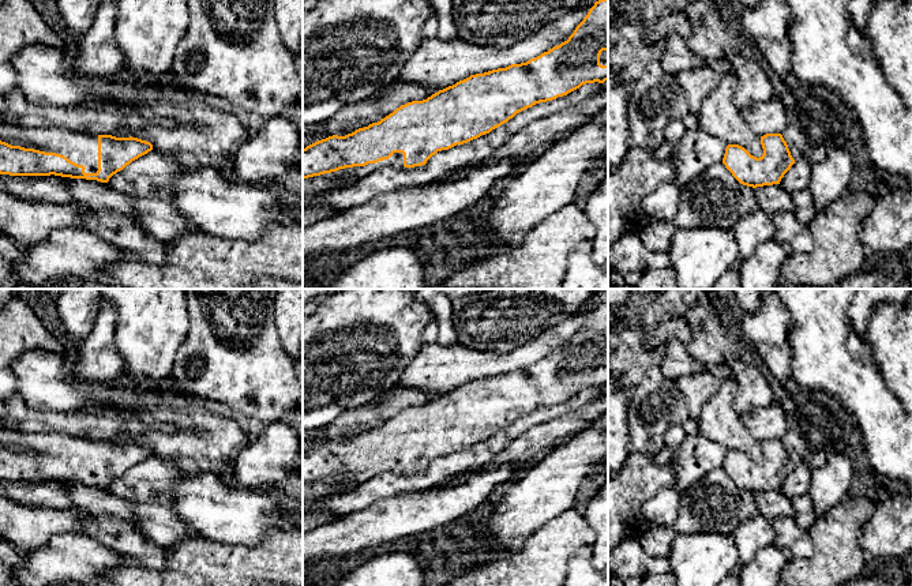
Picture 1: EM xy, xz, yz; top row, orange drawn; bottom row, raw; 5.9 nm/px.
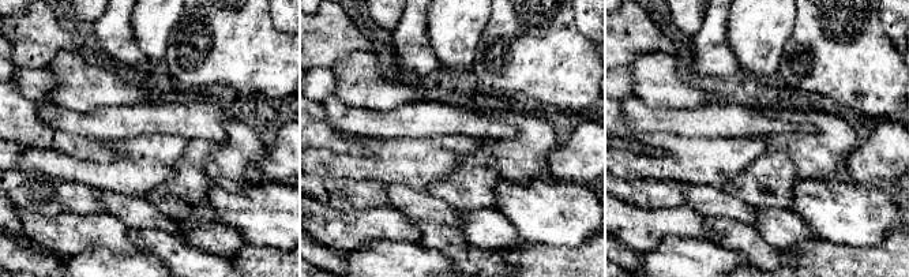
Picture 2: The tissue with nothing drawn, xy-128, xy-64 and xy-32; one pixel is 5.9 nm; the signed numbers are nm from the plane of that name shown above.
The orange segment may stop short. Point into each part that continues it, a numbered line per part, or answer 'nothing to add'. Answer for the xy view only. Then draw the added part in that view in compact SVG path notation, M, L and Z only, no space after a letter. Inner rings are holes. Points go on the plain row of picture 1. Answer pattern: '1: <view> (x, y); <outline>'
1: xy (81, 453); M0 429L0 446L11 451L56 458L83 470L85 478L98 476L98 440L65 433L20 433Z

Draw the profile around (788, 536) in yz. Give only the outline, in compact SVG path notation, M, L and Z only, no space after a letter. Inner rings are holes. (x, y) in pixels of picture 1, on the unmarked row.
M782 516L772 521L774 530L774 545L788 549L792 557L807 559L814 553L814 544L808 530L797 526L795 516Z

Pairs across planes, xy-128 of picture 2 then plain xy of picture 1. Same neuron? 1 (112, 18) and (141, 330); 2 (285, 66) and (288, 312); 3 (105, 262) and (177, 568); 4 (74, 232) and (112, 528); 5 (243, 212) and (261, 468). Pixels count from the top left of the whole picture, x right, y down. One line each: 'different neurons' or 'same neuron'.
1: different neurons
2: different neurons
3: different neurons
4: different neurons
5: different neurons

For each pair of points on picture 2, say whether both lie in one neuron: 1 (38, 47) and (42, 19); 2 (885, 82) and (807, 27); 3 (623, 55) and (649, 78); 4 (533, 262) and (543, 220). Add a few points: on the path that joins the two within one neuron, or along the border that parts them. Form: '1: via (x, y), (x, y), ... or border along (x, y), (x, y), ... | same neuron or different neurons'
1: via (38, 40), (38, 26) | same neuron
2: via (866, 74), (837, 47), (826, 42) | same neuron
3: border along (661, 51), (642, 53), (626, 66) | different neurons
4: border along (525, 240), (568, 247) | different neurons

